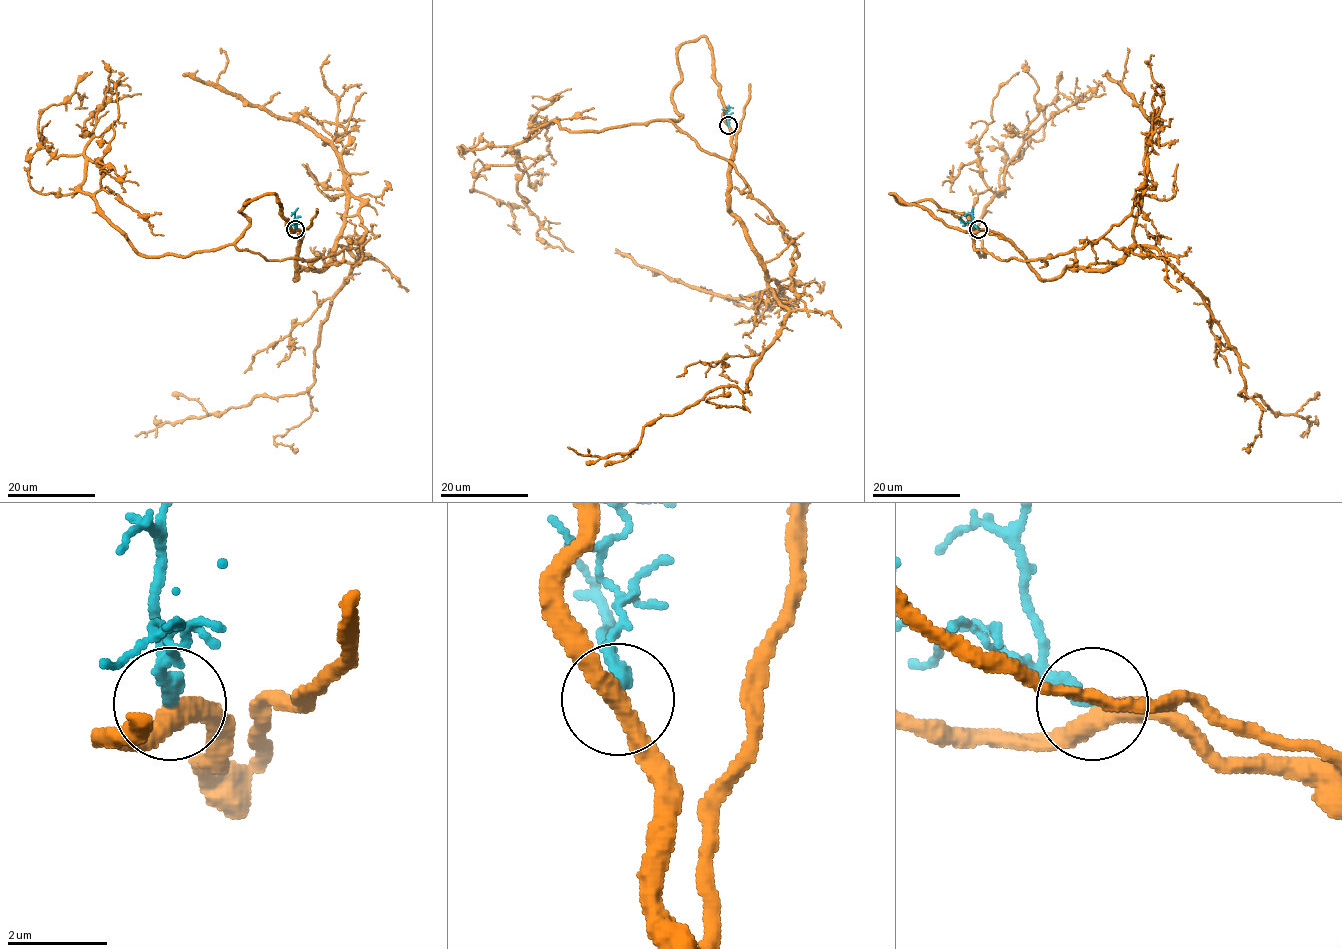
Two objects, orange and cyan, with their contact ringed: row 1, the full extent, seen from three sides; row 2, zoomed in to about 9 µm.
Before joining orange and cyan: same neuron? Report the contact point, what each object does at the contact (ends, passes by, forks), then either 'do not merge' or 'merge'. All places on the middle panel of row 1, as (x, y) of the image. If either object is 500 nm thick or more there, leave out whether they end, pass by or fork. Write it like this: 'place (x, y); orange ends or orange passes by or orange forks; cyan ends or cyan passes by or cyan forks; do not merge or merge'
place (728, 125); orange passes by; cyan ends; do not merge

